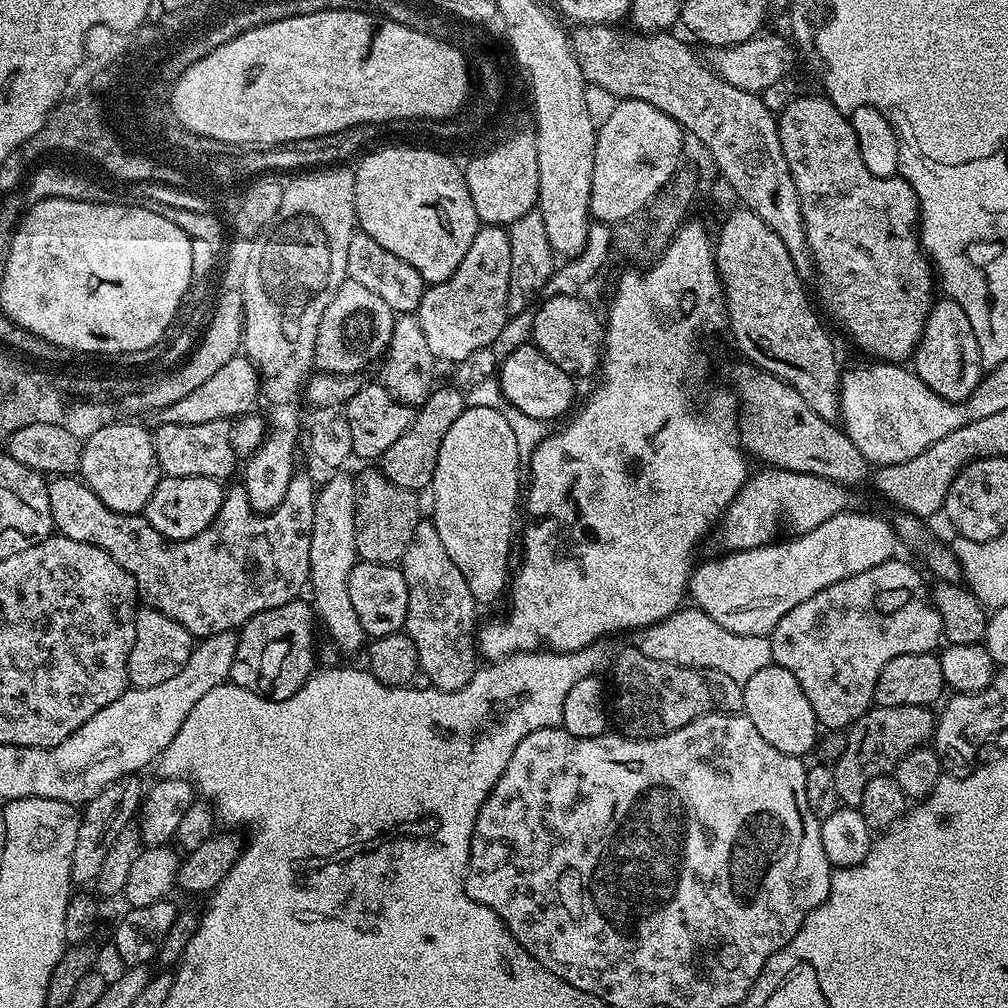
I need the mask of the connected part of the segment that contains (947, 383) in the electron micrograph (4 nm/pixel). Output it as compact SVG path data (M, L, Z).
M948 297L937 299L924 320L923 334L912 355L913 371L940 397L962 402L972 396L983 381L984 365L970 318L962 306Z

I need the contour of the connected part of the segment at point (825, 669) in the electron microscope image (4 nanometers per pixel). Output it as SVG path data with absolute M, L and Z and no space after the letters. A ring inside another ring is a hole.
M893 558L887 560L882 562L882 566L874 566L870 570L862 570L862 574L854 574L842 582L834 582L834 586L826 586L826 590L818 590L818 594L806 598L806 602L798 602L798 606L794 606L794 610L790 610L790 614L783 616L778 622L778 626L774 626L774 630L770 634L774 664L778 667L785 667L786 670L794 674L802 688L802 692L806 694L807 701L813 707L816 720L821 729L844 730L851 726L861 714L873 707L872 694L874 686L878 682L878 674L886 666L886 663L890 662L891 658L901 657L902 654L932 652L935 649L935 644L942 640L944 636L942 618L938 614L936 607L932 604L929 589L927 587L924 589L923 578L906 561L900 559Z

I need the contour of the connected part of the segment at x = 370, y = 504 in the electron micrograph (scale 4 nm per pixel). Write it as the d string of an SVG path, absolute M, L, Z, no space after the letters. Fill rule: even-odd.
M378 470L355 473L354 483L354 542L357 557L375 564L399 565L422 519L421 497L402 486L394 486L394 482L390 482Z

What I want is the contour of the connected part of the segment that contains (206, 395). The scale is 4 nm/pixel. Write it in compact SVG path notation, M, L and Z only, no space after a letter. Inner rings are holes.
M238 354L221 366L208 381L202 382L198 390L186 394L186 398L166 406L158 413L160 424L177 424L178 426L198 426L198 422L231 421L233 418L246 416L257 411L256 403L262 400L262 377L248 357Z

